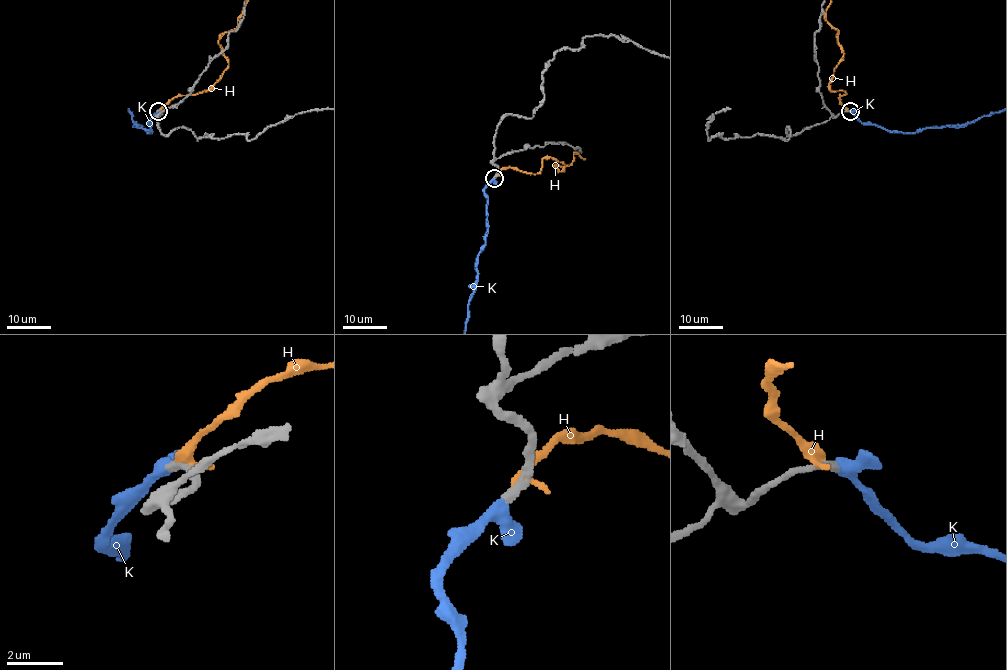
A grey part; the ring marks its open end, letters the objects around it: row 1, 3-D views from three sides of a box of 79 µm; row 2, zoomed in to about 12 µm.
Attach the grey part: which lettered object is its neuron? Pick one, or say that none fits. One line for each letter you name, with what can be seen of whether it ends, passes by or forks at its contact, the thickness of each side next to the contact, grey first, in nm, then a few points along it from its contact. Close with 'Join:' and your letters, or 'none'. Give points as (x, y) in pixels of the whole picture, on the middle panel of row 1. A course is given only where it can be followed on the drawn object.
K: it passes by; 320 nm thick on the grey side, 400 nm on the other
Join: K

